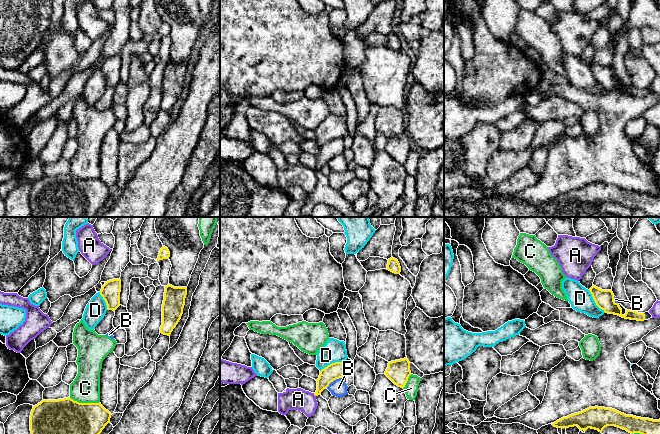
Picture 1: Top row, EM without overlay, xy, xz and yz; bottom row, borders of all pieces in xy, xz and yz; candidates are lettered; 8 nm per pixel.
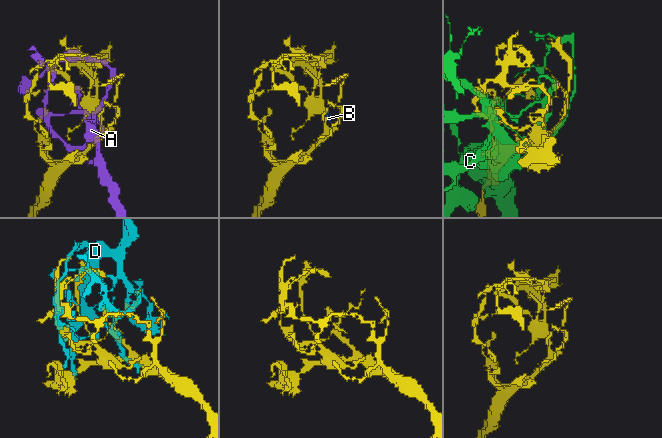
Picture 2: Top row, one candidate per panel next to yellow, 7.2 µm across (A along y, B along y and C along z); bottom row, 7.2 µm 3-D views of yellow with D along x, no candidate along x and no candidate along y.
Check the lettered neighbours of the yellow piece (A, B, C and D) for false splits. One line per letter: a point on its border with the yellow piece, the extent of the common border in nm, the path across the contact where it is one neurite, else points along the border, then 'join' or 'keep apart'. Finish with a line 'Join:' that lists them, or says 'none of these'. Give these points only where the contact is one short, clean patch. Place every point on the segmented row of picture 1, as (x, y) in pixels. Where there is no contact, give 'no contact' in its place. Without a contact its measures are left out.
A: meets yellow in xz at (314, 394); contact 40 nm long; keep apart
B: meets yellow in xz at (333, 380); contact 150 nm long; border along xz (341, 377), (333, 380), (326, 387); keep apart
C: meets yellow in xy at (84, 403); contact 260 nm long; keep apart
D: meets yellow in yz at (595, 302); contact 240 nm long; keep apart
Join: none of these

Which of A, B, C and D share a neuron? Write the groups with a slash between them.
A / B C / D

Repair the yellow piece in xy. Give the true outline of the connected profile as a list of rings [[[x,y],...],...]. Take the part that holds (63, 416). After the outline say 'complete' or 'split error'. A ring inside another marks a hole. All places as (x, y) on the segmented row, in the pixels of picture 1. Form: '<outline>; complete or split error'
[[[70,397],[42,400],[30,415],[31,434],[100,434],[111,413],[101,403],[79,403]]]; complete

